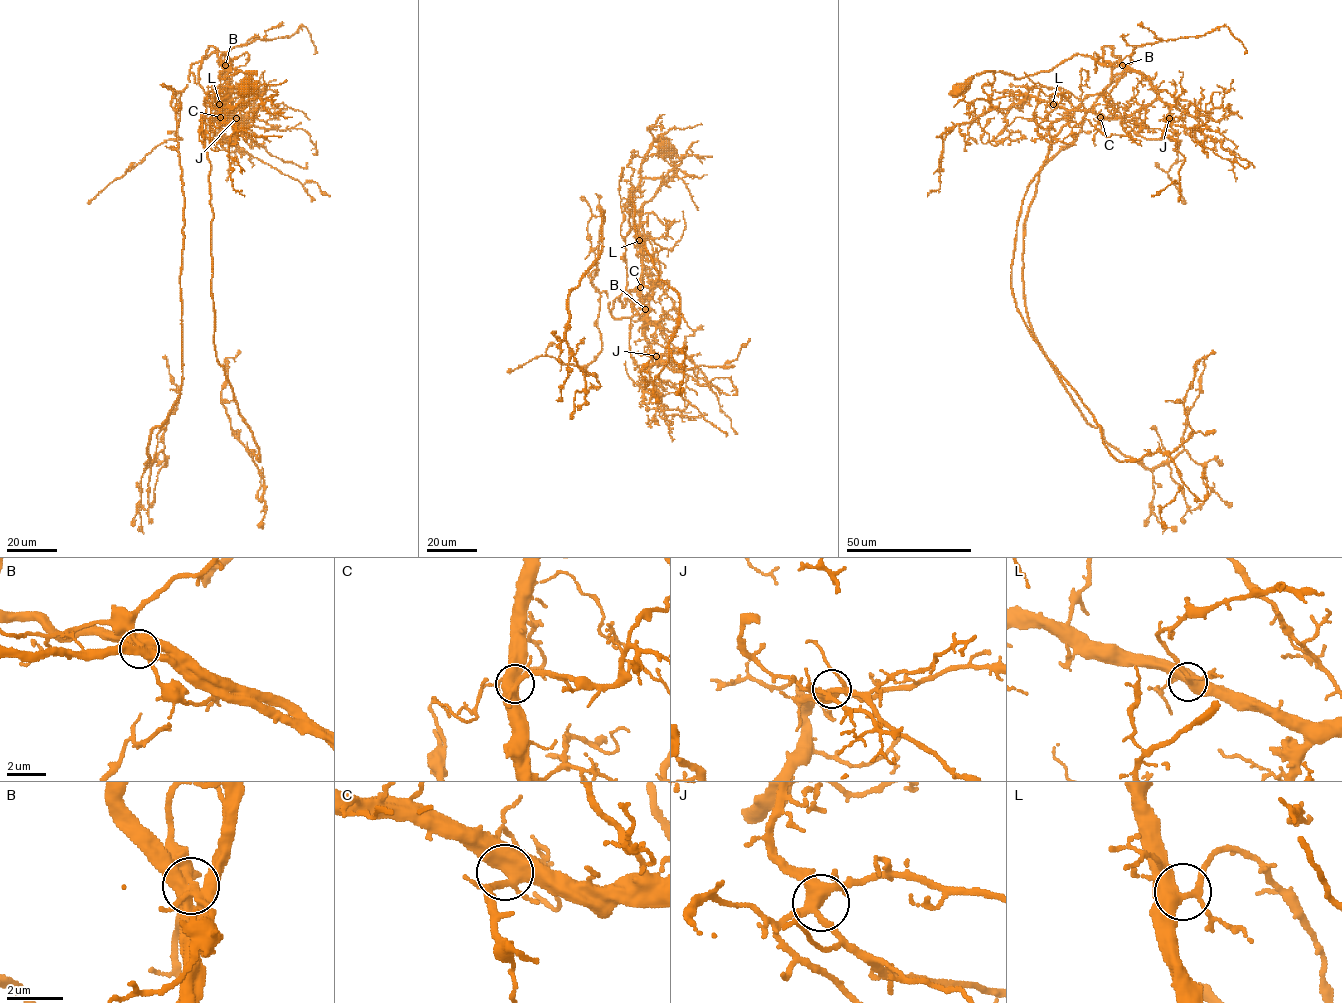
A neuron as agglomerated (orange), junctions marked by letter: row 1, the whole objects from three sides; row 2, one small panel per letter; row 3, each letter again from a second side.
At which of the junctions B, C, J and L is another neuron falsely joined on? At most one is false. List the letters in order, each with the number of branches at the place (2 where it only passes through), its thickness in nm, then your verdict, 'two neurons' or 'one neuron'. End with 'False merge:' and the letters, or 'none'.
B: branches 5; calibre 480 nm; two neurons
C: branches 4; calibre 480 nm; one neuron
J: branches 5; calibre 400 nm; one neuron
L: branches 4; calibre 440 nm; one neuron
False merge: B

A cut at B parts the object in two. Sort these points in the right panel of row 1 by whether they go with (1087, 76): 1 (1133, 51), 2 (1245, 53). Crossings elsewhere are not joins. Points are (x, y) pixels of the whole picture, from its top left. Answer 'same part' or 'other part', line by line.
1: other part
2: other part

